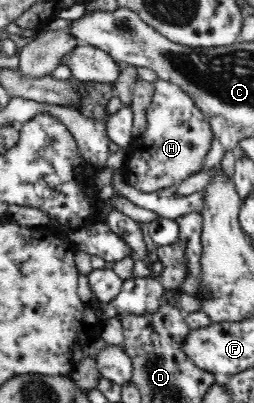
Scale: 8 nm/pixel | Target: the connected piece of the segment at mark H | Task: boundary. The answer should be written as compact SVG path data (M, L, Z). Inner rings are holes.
M162 78L152 84L152 101L146 107L144 131L128 143L127 161L121 168L125 181L144 193L179 185L191 173L197 172L212 147L213 139L209 121L178 85Z

